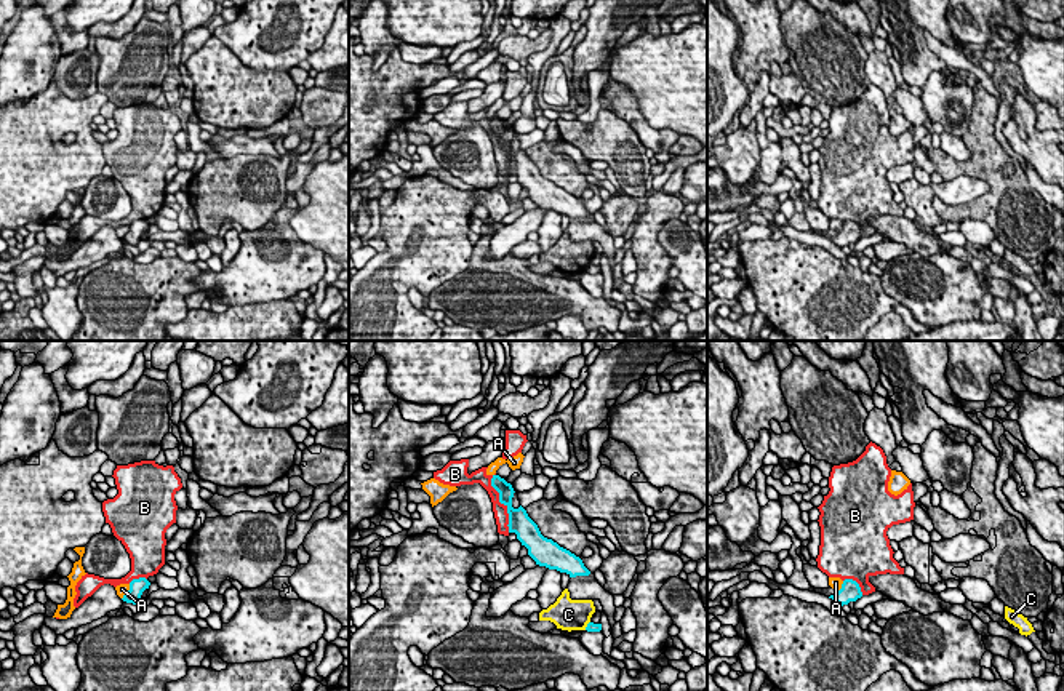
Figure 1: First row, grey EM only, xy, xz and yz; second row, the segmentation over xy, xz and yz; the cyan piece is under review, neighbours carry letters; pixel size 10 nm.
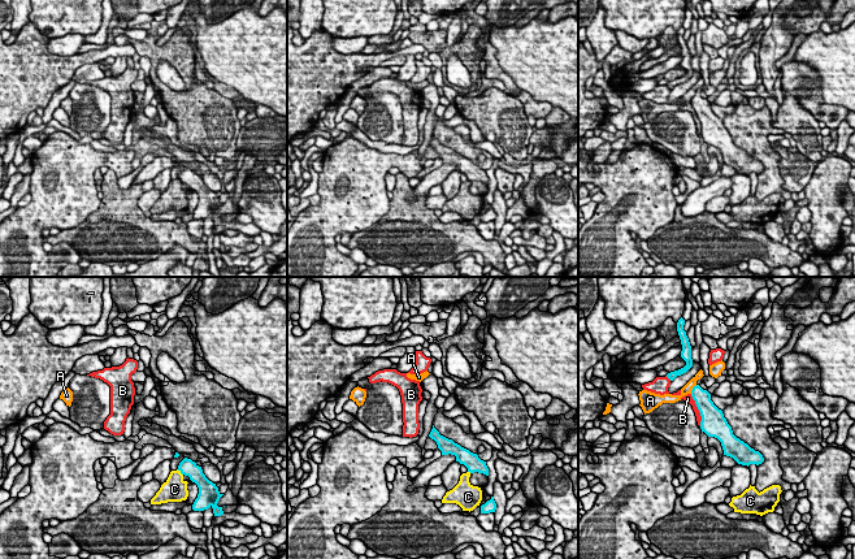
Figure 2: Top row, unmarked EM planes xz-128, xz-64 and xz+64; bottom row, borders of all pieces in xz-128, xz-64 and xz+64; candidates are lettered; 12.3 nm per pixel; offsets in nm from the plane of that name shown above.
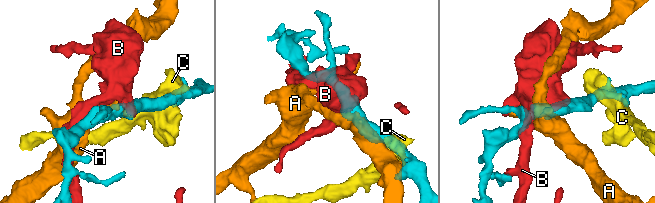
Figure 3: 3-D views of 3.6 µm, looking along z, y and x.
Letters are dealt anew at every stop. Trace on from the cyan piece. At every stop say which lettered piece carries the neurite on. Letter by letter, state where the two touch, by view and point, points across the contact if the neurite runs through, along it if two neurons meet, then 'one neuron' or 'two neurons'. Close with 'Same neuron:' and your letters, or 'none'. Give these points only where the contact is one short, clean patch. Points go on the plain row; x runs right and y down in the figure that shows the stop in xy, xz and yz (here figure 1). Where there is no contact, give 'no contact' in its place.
A: contact xy (127, 234); border xy (130, 226), (122, 240); two neurons
B: contact xz (501, 144); two neurons
C: contact xz (588, 267); two neurons
Same neuron: none

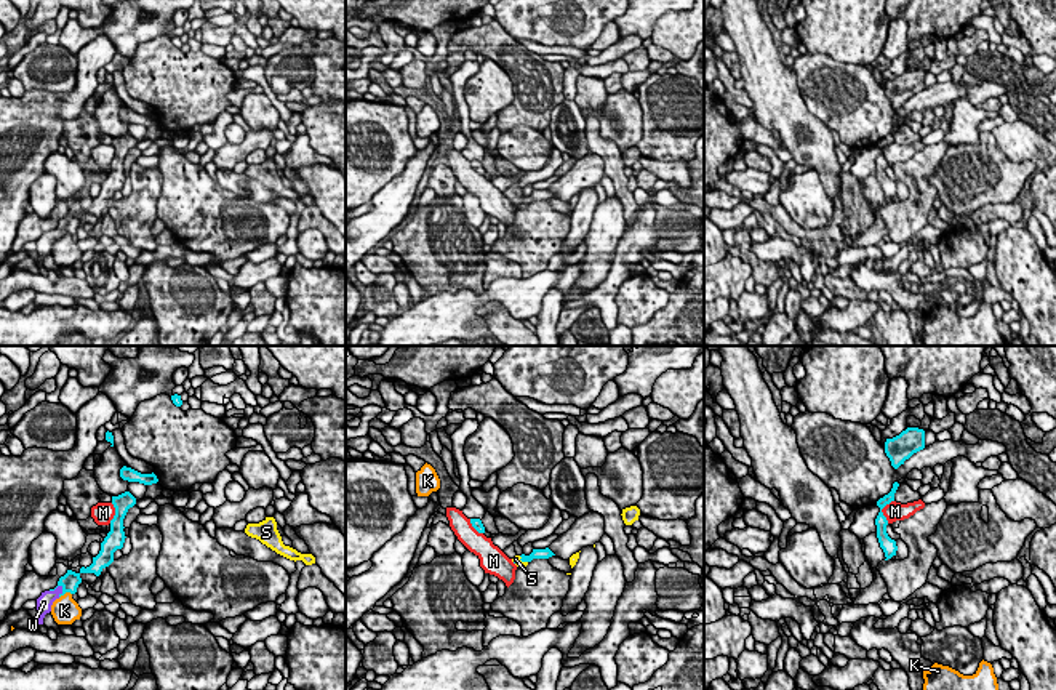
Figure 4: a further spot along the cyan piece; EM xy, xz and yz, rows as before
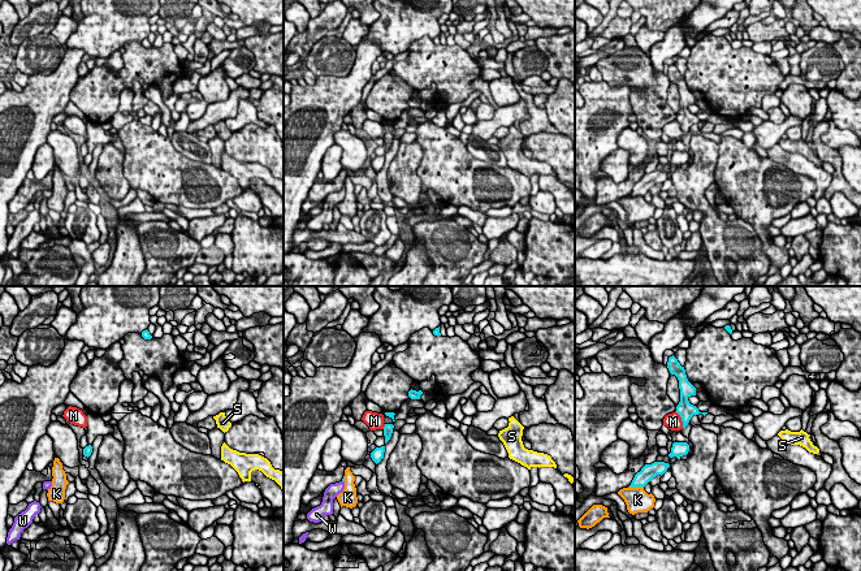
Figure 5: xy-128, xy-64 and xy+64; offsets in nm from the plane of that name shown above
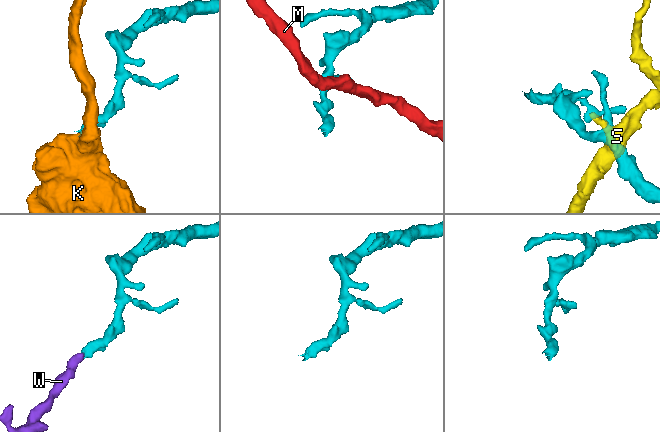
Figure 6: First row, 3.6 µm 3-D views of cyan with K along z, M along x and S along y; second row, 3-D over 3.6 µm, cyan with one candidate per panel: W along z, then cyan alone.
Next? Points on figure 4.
K: contact xy (64, 234); border xy (71, 234), (64, 234), (60, 239); two neurons
M: contact yz (880, 152); two neurons
S: contact xz (522, 202); two neurons
W: contact xy (56, 228); way xy (71, 221), (56, 228), (45, 242); one neuron
Same neuron: W

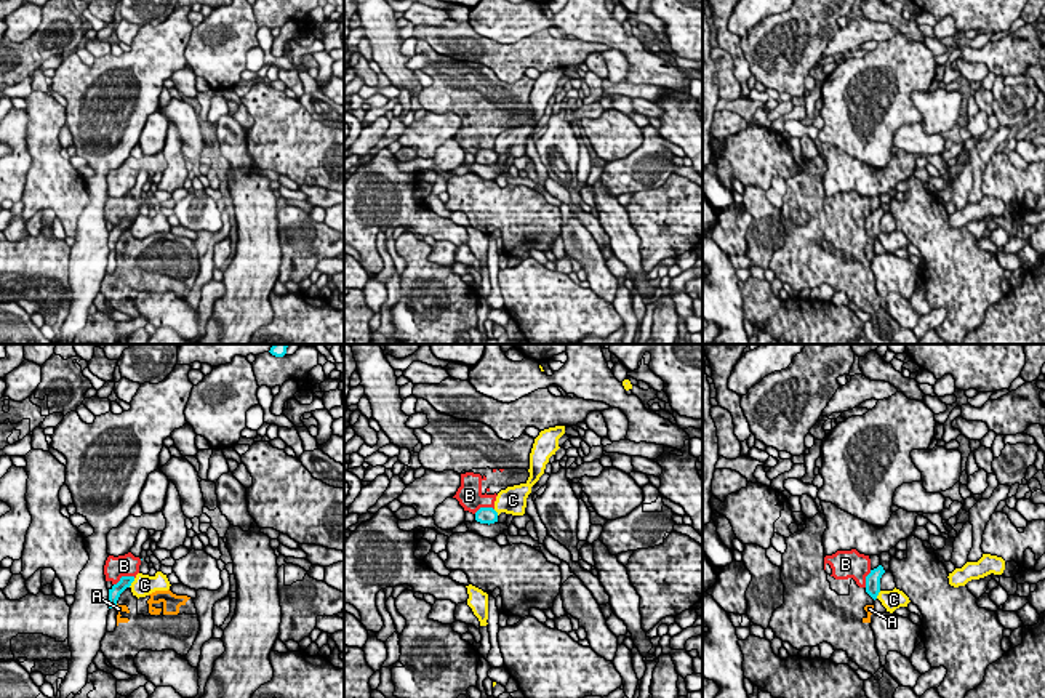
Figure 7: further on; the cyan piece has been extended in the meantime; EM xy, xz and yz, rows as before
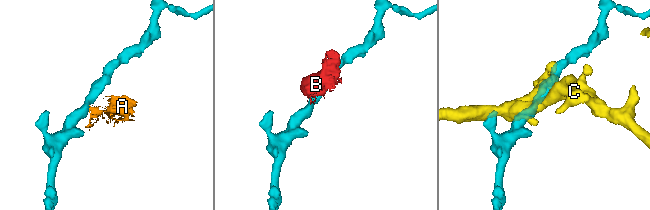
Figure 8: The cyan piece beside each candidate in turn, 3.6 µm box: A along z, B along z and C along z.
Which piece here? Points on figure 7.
A: contact xy (116, 245); border xy (117, 245), (114, 248); two neurons
B: contact xy (124, 218); two neurons
C: contact xy (132, 223); border xy (135, 220), (128, 228); two neurons
Same neuron: none

